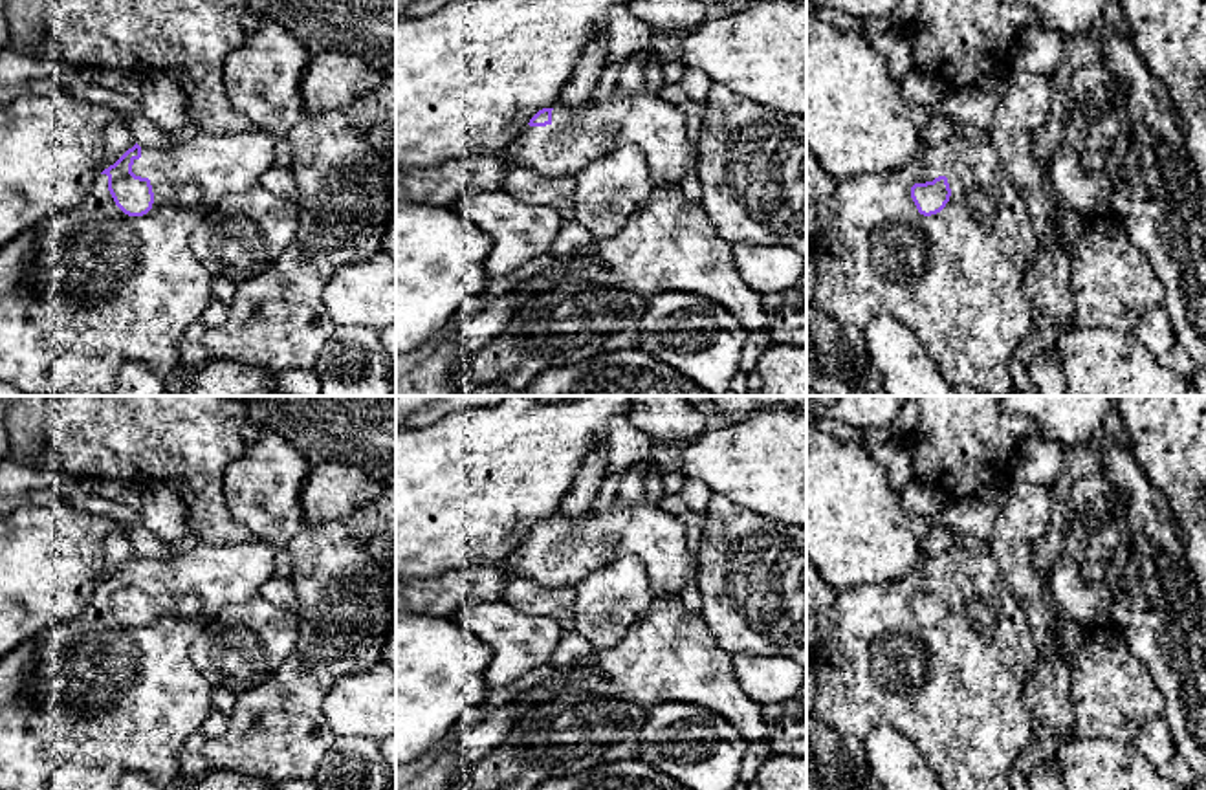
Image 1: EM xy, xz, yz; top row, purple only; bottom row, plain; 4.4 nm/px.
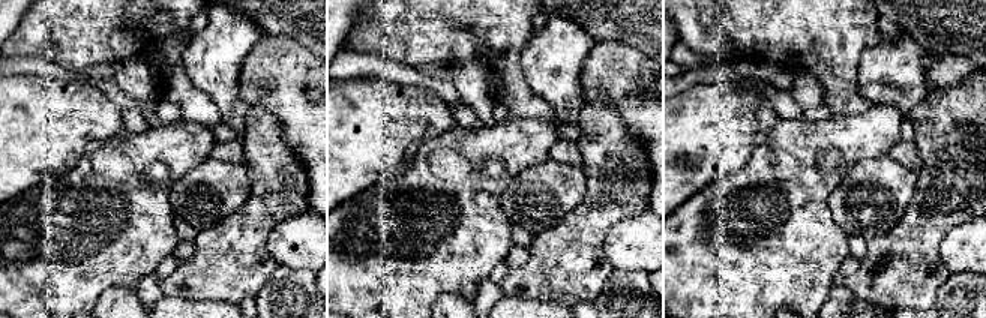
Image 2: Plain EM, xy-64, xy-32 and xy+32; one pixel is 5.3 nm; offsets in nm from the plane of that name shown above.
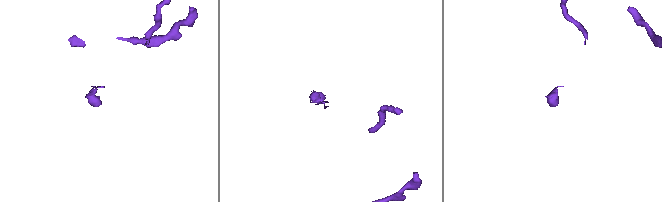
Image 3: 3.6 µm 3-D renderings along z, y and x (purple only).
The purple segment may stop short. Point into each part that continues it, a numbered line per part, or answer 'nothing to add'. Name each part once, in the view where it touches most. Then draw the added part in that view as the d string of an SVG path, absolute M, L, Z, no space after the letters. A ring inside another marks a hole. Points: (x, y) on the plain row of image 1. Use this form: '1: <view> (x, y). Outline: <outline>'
1: xy (85, 701). Outline: M258 537L229 546L198 544L192 550L172 554L167 559L141 557L141 568L134 570L132 583L150 590L154 614L147 625L125 625L115 616L108 601L108 587L99 585L93 590L90 603L77 618L44 629L0 658L0 790L117 790L117 783L126 772L141 772L167 790L180 774L180 759L185 752L187 739L202 728L213 711L213 687L194 667L191 660L191 645L214 616L218 616L229 605L244 603L258 596L258 588L273 576L275 552Z

